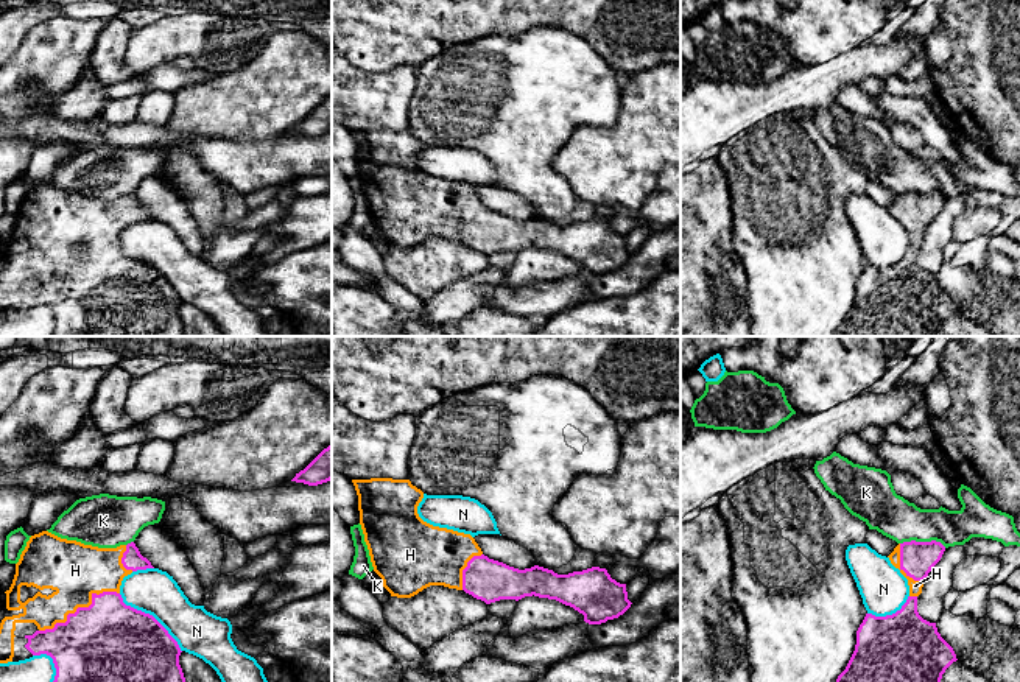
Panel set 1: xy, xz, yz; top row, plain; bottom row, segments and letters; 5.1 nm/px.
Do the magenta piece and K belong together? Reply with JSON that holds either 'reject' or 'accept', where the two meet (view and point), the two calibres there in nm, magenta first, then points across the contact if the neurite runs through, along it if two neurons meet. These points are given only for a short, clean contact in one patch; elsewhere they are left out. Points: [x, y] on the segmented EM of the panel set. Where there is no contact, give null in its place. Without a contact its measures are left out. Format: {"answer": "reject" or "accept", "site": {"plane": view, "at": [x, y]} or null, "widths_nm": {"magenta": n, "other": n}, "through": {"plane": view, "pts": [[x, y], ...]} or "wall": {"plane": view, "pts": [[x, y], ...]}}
{"answer": "reject", "site": {"plane": "yz", "at": [924, 542]}, "widths_nm": {"magenta": 180, "other": 220}, "wall": {"plane": "yz", "pts": [[900, 542], [939, 541], [946, 547]]}}

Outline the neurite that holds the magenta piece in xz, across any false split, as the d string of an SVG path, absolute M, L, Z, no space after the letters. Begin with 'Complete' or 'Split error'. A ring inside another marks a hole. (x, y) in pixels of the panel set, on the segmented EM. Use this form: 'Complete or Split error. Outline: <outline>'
Split error. Outline: M371 478L352 480L352 483L358 495L360 525L374 571L382 578L391 596L411 598L430 585L464 590L486 604L500 599L519 601L534 595L573 607L589 624L618 618L632 604L628 599L626 584L612 579L606 568L592 567L557 575L539 565L519 570L489 559L470 534L424 522L417 514L424 492L410 480Z

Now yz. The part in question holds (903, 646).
Split error. Outline: M911 540L894 548L888 557L908 579L909 596L892 615L866 613L856 631L855 651L836 682L941 682L958 659L936 623L919 615L917 596L944 551L936 540Z

